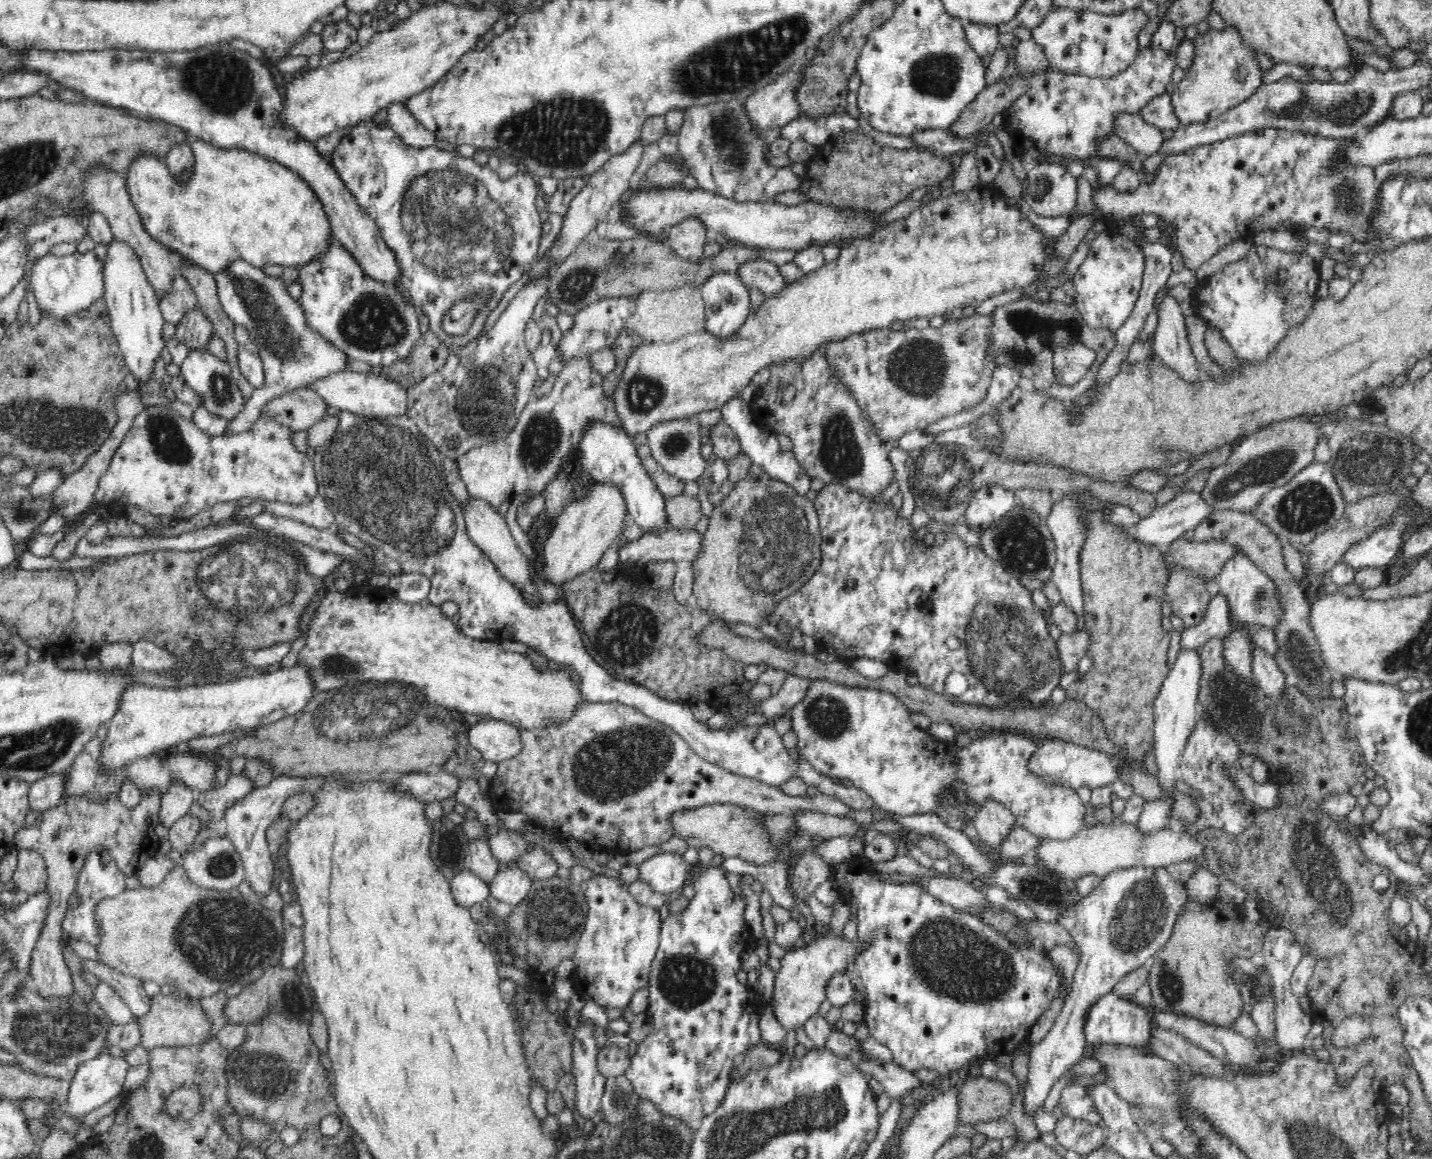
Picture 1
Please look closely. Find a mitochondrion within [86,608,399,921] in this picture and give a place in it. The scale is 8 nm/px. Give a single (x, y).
(222, 865)

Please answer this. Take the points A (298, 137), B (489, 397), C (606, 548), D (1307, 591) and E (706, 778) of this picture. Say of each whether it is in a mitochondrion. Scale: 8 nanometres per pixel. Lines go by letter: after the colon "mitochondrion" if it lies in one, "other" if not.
A: other
B: mitochondrion
C: other
D: other
E: other

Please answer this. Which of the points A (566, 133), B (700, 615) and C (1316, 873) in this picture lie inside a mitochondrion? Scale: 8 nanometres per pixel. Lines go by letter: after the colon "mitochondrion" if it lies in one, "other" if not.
A: mitochondrion
B: other
C: mitochondrion

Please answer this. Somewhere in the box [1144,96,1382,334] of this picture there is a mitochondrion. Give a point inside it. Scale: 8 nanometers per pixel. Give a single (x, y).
(1348, 200)

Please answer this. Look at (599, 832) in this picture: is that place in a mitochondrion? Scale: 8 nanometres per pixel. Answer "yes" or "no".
no

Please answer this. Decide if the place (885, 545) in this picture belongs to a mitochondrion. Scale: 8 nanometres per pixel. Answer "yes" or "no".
yes

